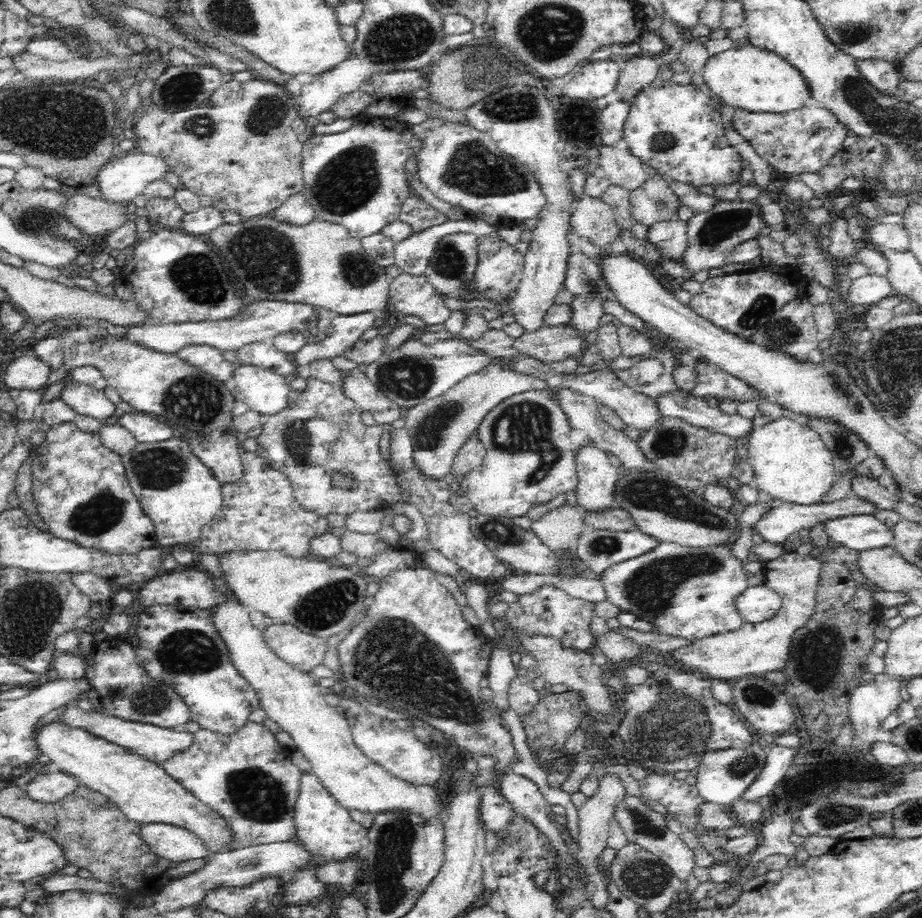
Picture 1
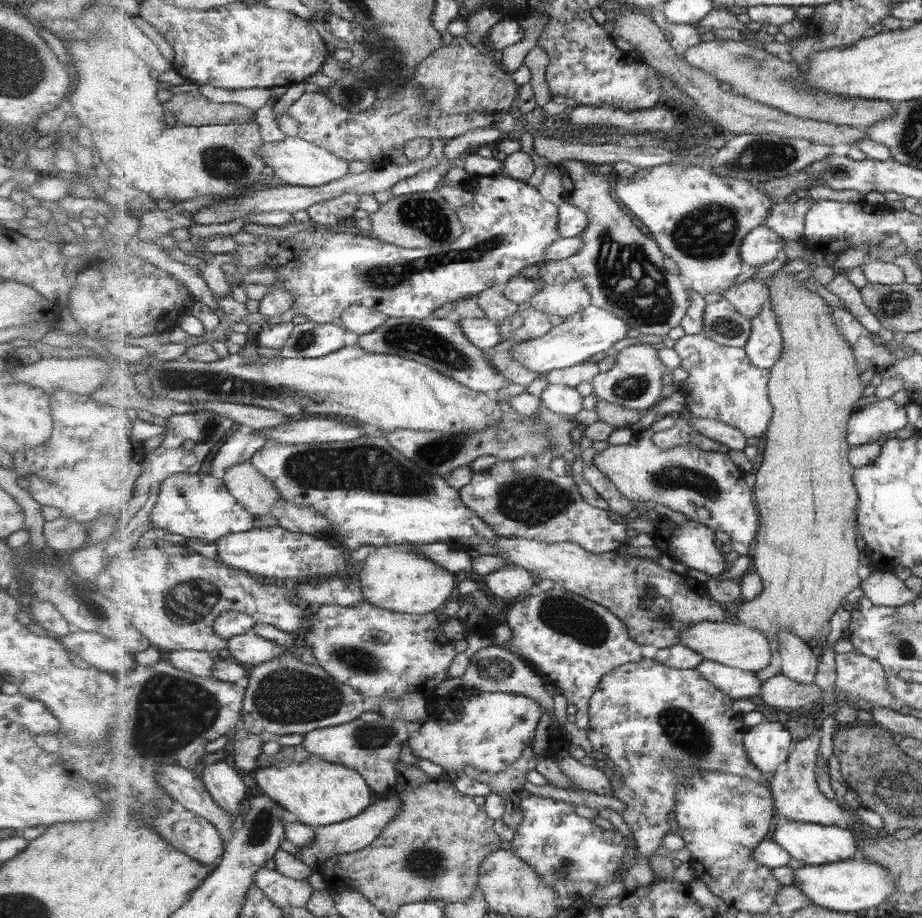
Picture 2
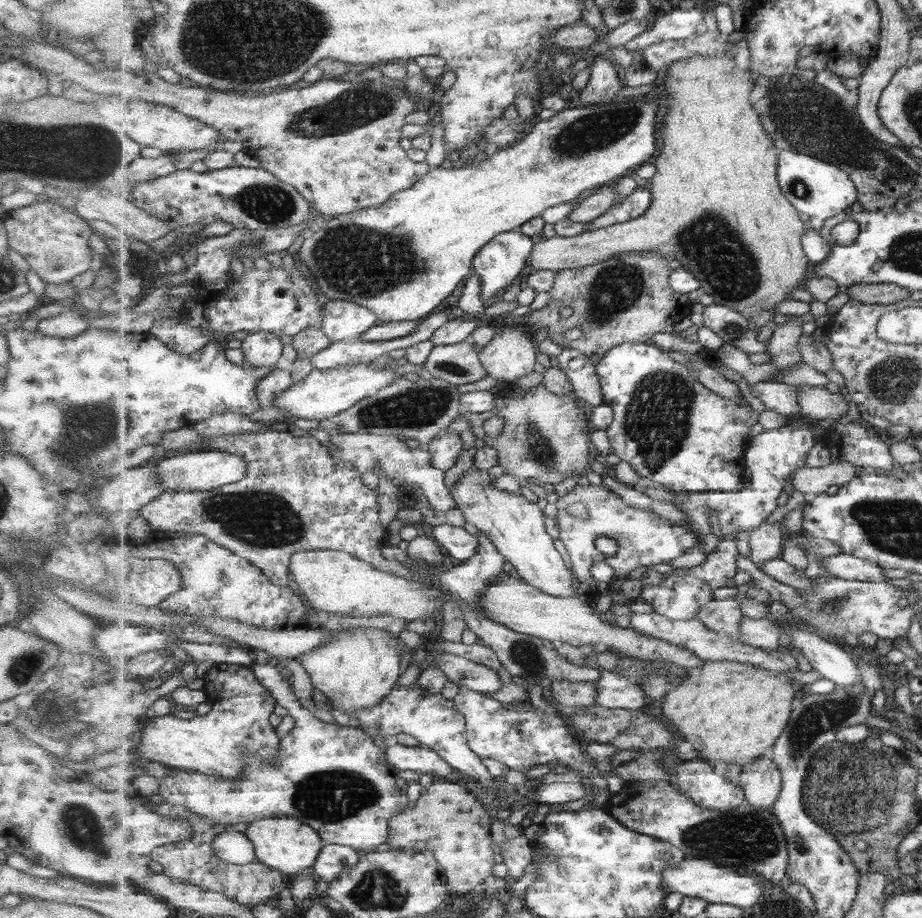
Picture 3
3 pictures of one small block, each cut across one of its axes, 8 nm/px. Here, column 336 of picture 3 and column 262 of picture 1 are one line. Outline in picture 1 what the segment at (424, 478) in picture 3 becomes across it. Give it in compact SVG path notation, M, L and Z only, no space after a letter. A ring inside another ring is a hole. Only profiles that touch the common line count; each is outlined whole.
M310 377L308 388L300 392L296 402L288 405L281 414L265 420L264 432L257 438L259 443L257 454L264 457L272 469L290 478L294 484L296 501L310 512L316 512L322 516L331 514L350 516L354 512L386 510L394 502L402 501L404 488L398 486L396 479L390 473L389 466L380 457L379 444L385 430L380 425L364 425L361 422L363 412L360 406L344 393L342 387ZM346 471L356 476L359 481L358 489L348 492L332 488L332 474Z

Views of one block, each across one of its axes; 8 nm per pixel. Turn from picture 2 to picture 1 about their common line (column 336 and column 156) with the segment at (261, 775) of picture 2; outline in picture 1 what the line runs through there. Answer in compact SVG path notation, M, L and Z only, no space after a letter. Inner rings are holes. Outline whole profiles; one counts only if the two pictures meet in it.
M62 723L44 724L34 731L34 736L41 756L53 768L67 772L80 779L80 784L108 797L130 820L185 828L203 840L210 854L228 852L234 848L236 838L228 820L168 775L158 763Z

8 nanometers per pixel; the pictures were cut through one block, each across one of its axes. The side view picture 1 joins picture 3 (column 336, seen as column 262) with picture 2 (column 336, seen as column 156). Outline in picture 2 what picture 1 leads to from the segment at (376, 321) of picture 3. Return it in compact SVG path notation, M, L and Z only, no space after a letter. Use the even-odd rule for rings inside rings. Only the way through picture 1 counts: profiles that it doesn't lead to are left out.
M305 319L295 327L287 344L280 349L280 356L320 359L345 348L347 332L343 325L319 324Z

